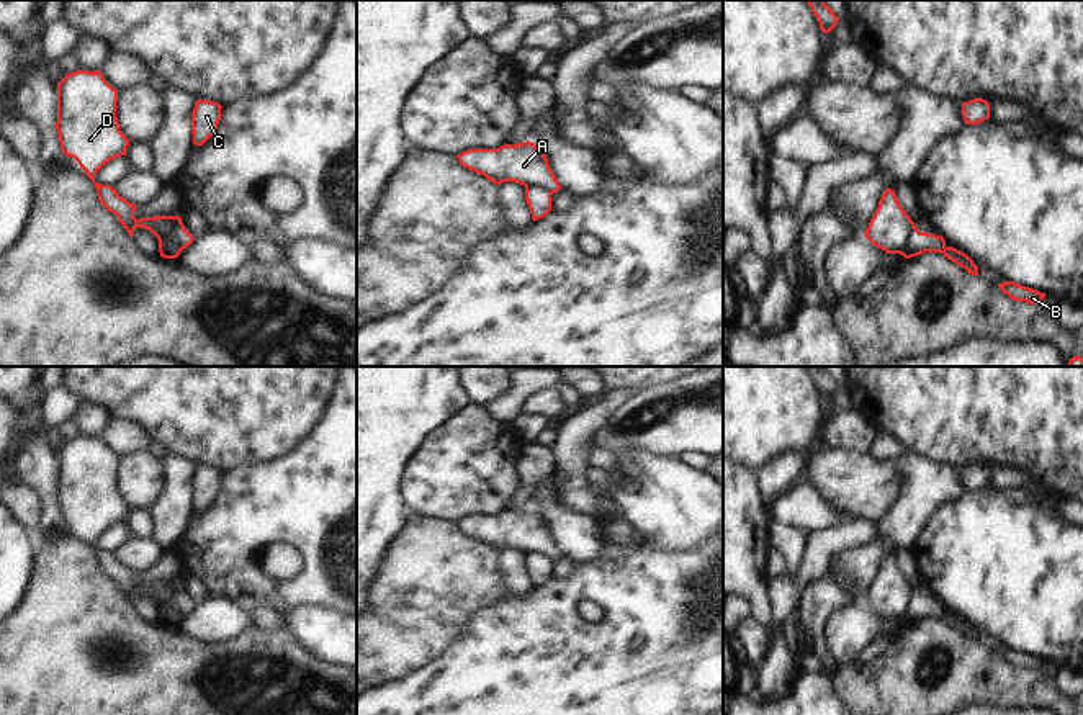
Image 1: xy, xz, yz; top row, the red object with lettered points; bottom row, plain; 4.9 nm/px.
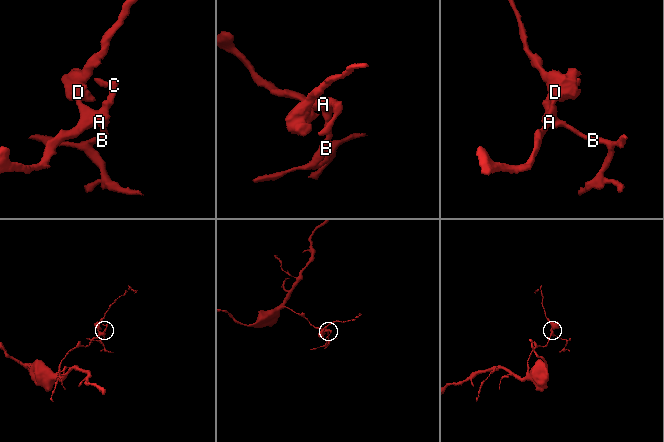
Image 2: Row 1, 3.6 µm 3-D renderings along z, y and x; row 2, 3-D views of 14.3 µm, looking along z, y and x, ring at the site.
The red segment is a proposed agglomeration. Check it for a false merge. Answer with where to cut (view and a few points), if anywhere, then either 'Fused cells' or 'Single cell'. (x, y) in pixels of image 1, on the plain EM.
Split along xz (525, 553), (542, 553), (552, 560). Fused cells

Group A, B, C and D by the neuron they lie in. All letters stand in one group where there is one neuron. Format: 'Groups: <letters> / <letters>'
Groups: A C D / B

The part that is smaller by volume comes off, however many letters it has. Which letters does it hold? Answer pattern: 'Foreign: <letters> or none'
Foreign: B

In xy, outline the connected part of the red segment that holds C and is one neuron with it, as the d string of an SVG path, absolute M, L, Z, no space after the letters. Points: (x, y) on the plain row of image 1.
M209 466L195 468L191 478L193 510L203 512L216 497L221 486L221 471Z

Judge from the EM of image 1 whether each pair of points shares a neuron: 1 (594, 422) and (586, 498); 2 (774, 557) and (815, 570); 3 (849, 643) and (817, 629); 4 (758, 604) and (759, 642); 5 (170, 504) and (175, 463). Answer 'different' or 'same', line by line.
1: same
2: different
3: different
4: different
5: same

